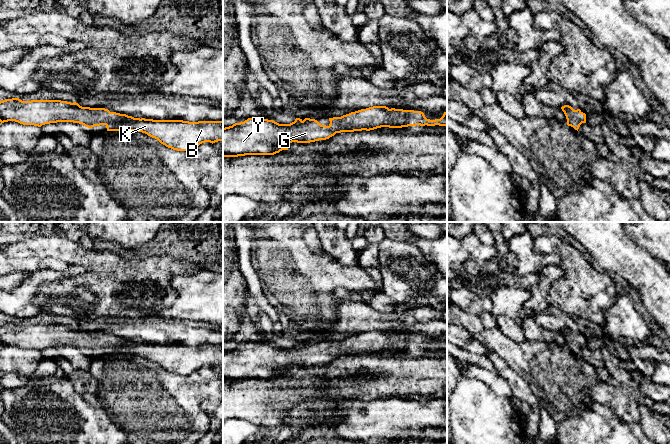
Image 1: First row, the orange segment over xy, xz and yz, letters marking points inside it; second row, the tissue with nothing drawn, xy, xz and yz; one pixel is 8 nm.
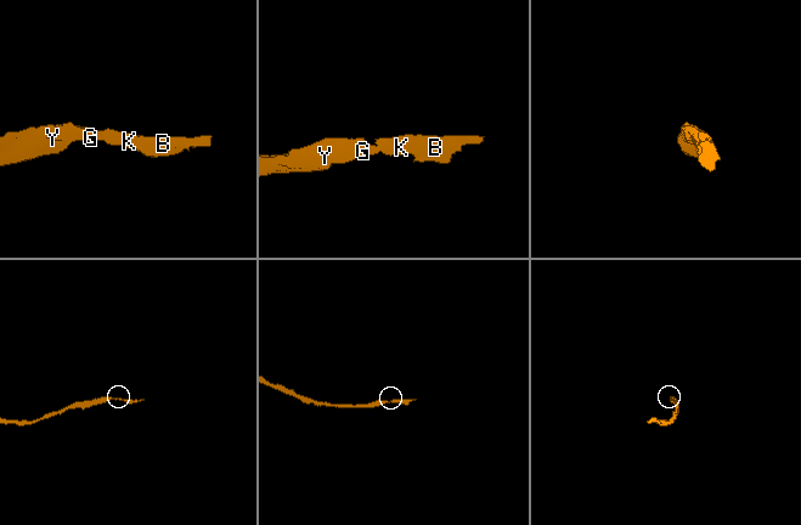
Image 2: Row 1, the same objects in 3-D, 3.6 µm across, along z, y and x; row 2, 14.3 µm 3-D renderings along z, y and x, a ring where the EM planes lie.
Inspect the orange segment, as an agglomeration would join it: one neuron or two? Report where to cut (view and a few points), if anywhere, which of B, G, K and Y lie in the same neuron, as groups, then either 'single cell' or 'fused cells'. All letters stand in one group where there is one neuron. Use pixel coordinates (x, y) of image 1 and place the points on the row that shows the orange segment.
no cut; B G K Y; single cell

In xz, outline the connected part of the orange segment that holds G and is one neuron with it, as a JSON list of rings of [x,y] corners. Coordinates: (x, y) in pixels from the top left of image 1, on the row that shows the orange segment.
[[[373,106],[361,109],[341,117],[329,118],[328,126],[321,125],[317,120],[296,118],[290,124],[279,124],[273,120],[261,117],[248,118],[244,122],[235,123],[223,128],[223,157],[238,157],[245,155],[274,155],[282,150],[288,150],[292,142],[310,143],[326,140],[341,132],[370,131],[381,127],[402,128],[408,126],[447,126],[447,112],[440,119],[427,119],[423,112],[403,109],[389,109],[386,106]]]

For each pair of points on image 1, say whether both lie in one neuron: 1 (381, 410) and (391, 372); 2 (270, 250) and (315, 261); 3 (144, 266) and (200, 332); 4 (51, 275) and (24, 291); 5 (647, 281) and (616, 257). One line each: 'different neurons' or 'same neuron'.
1: different neurons
2: same neuron
3: different neurons
4: same neuron
5: same neuron

